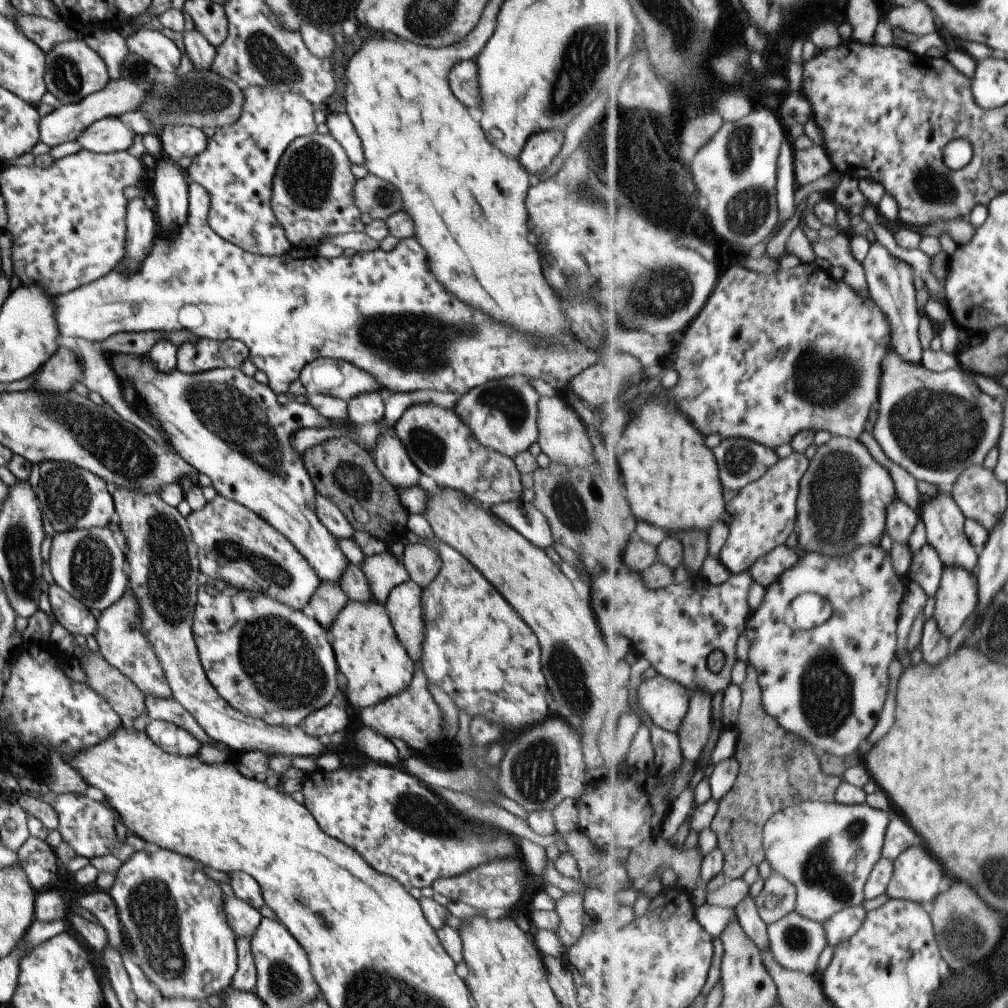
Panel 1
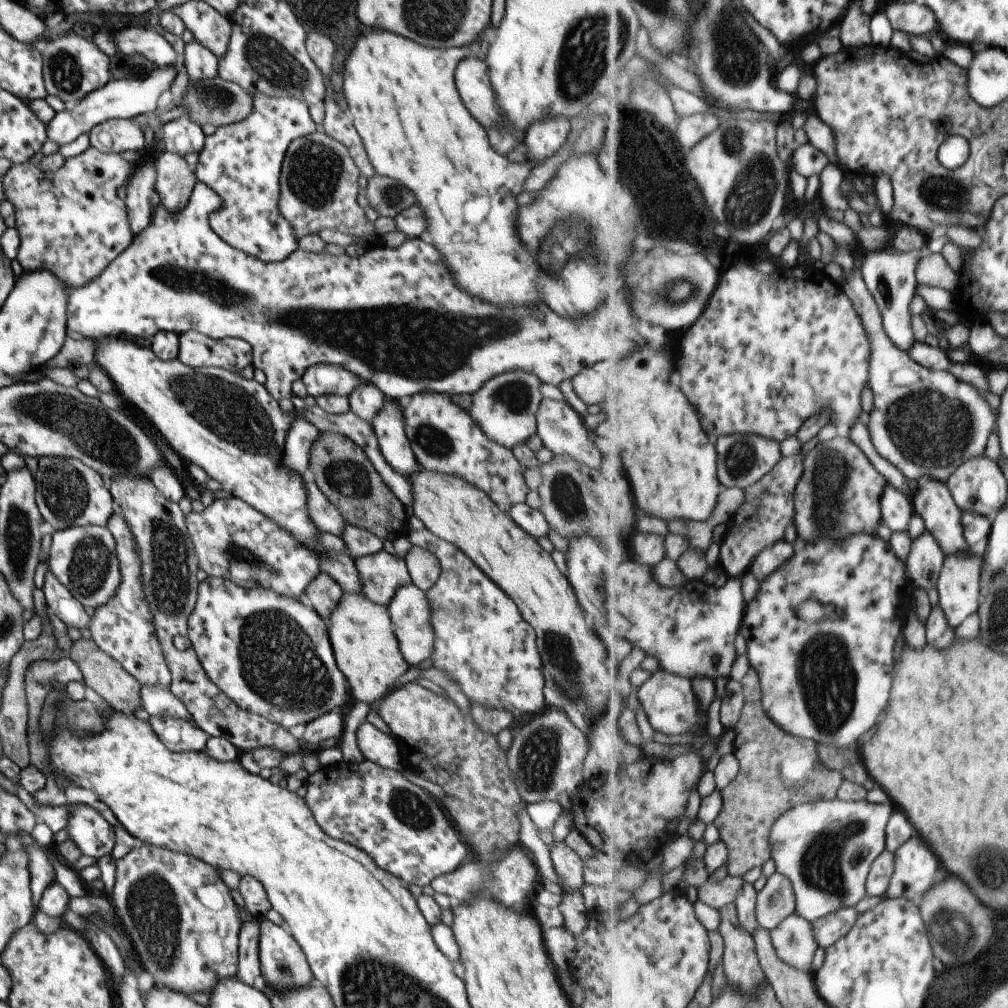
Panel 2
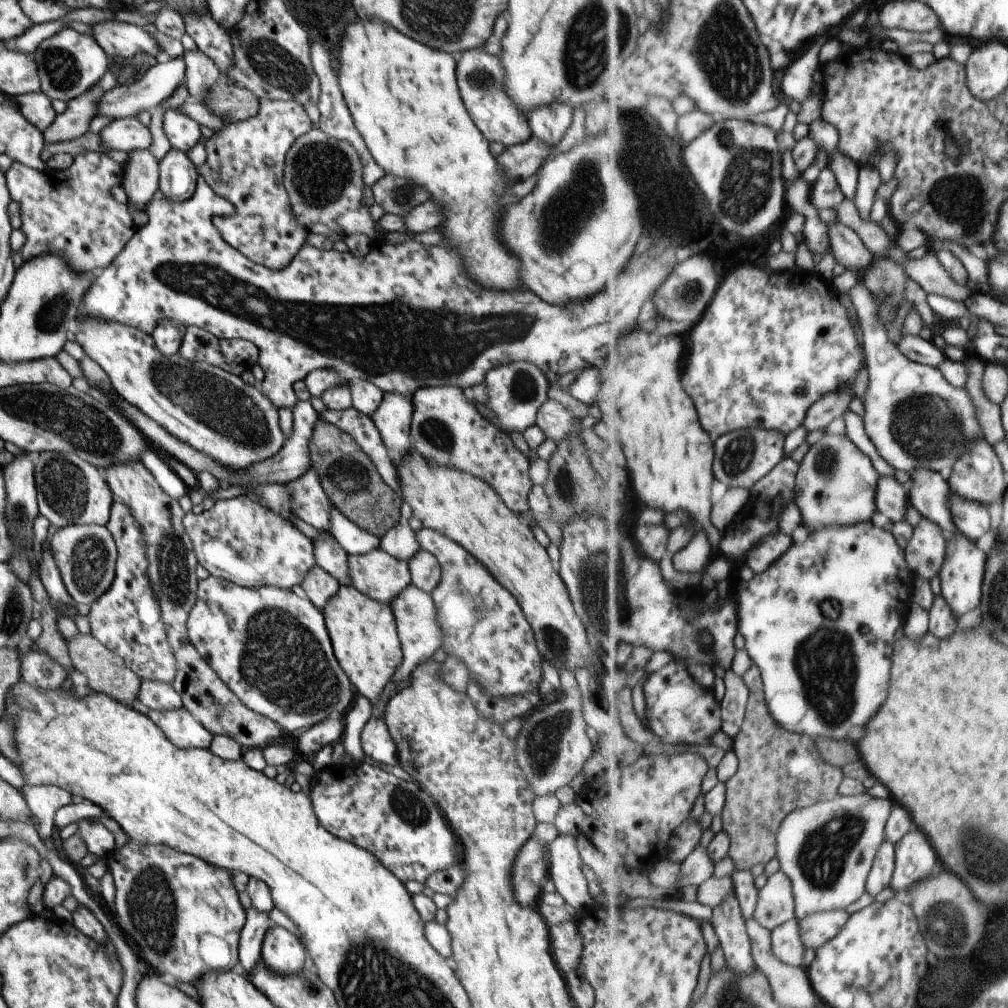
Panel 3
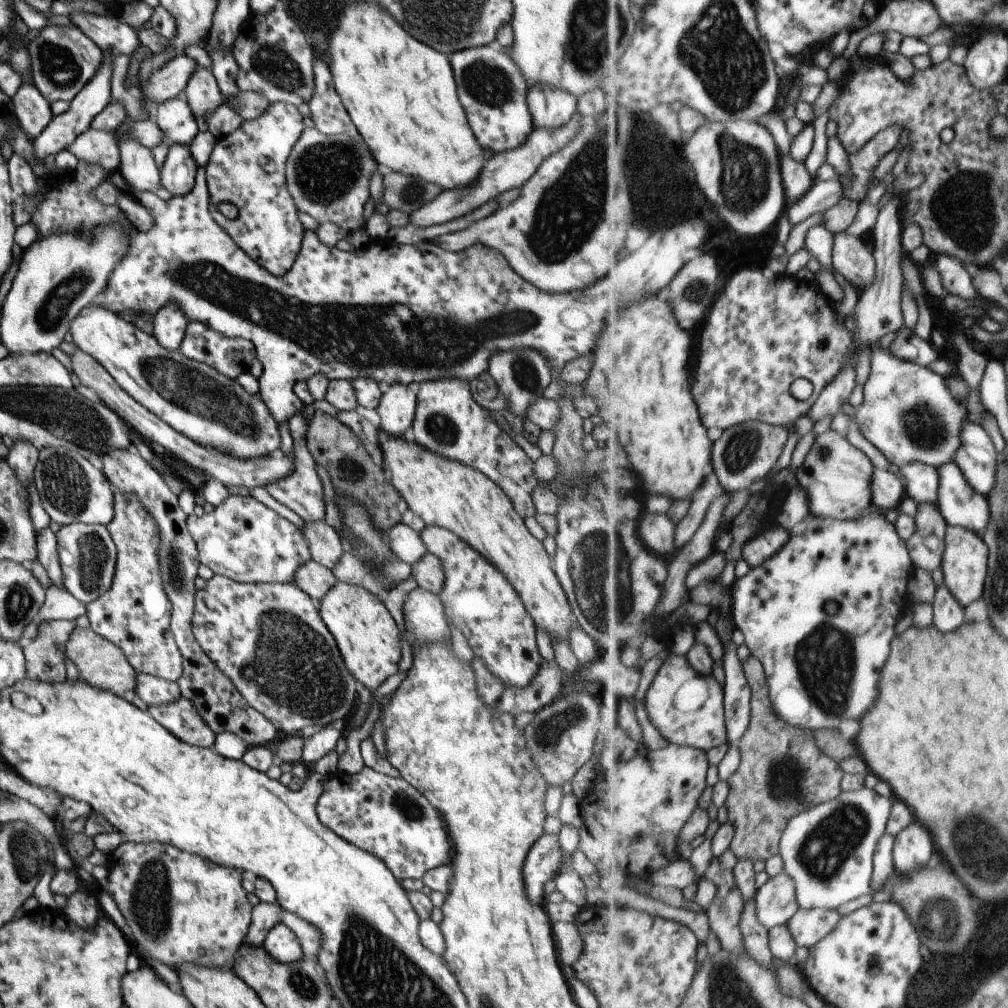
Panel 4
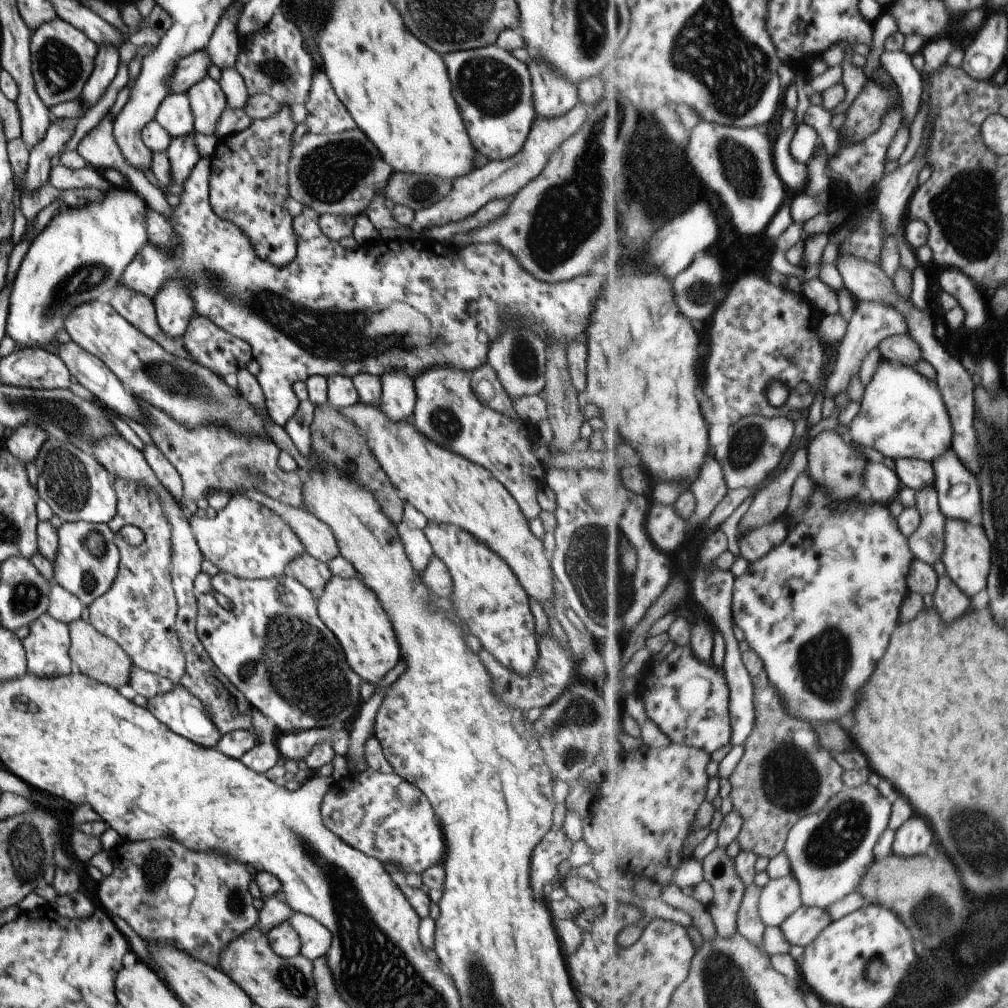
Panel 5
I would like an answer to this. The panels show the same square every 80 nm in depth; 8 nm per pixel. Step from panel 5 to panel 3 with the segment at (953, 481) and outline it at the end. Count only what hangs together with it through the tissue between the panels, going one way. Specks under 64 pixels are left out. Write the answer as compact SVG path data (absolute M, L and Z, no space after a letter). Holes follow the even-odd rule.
M952 490L949 508L956 528L971 540L977 542L991 530L991 514L985 503L970 501Z

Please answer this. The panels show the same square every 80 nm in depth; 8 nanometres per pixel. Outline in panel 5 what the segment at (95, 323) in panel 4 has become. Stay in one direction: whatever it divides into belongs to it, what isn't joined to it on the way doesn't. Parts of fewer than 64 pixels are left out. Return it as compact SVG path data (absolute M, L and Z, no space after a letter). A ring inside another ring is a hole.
M98 301L82 302L74 306L65 316L62 327L69 335L71 341L83 350L89 351L93 356L105 363L105 366L113 372L124 386L125 390L131 392L137 399L143 399L154 407L164 410L175 422L186 427L199 426L201 423L223 423L234 431L246 435L261 435L269 439L264 433L262 417L258 415L252 406L239 394L237 390L229 387L213 371L187 359L177 358L175 355L165 352L154 340L135 330L131 323L117 314L109 303Z

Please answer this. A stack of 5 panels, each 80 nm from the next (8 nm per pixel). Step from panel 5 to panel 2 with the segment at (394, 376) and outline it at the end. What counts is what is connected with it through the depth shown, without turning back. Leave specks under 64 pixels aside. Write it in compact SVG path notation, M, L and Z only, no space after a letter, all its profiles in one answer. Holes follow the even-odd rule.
M385 398L381 410L378 410L378 414L375 415L370 420L370 425L374 430L377 444L383 458L387 461L387 464L394 470L397 474L407 478L413 471L419 469L417 462L413 453L411 452L409 441L406 439L404 431L404 418L402 415L402 403L399 405L392 399Z

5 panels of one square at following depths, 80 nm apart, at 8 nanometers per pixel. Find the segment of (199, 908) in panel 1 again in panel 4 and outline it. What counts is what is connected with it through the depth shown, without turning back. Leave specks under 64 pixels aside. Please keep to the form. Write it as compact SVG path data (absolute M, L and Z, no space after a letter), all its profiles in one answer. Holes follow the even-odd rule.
M126 841L106 856L106 878L100 885L101 893L108 894L123 915L132 938L147 955L167 965L171 970L179 965L195 964L206 967L231 968L237 947L245 940L251 922L252 906L241 887L241 872L180 851L160 842L134 843Z

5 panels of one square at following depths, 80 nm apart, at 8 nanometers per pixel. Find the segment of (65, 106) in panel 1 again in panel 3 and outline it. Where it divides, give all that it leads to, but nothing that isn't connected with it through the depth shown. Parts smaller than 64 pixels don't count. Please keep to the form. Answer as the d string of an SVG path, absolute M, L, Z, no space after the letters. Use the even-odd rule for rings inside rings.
M182 55L166 60L165 62L157 62L148 68L140 80L133 82L129 86L119 85L116 88L105 91L99 102L97 103L96 115L107 115L111 118L133 117L141 110L149 110L152 106L167 100L173 94L173 91L184 84L184 60Z

